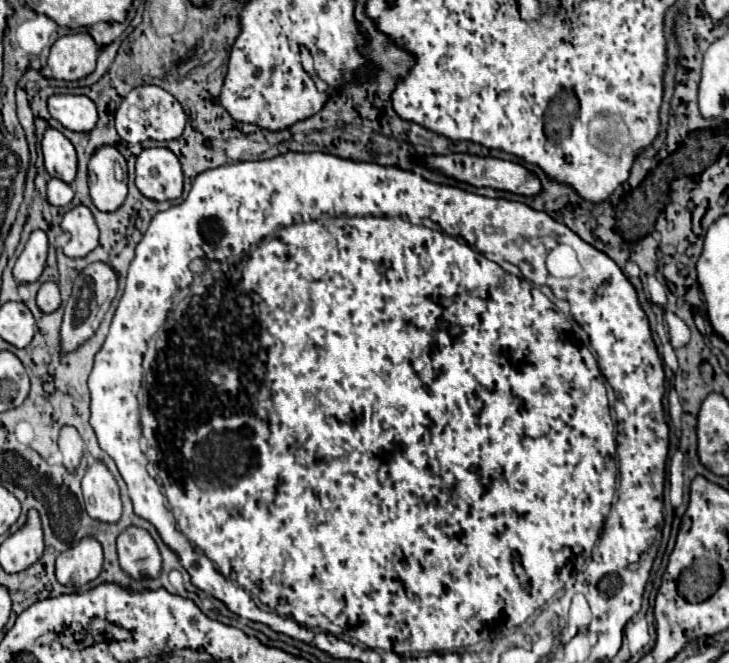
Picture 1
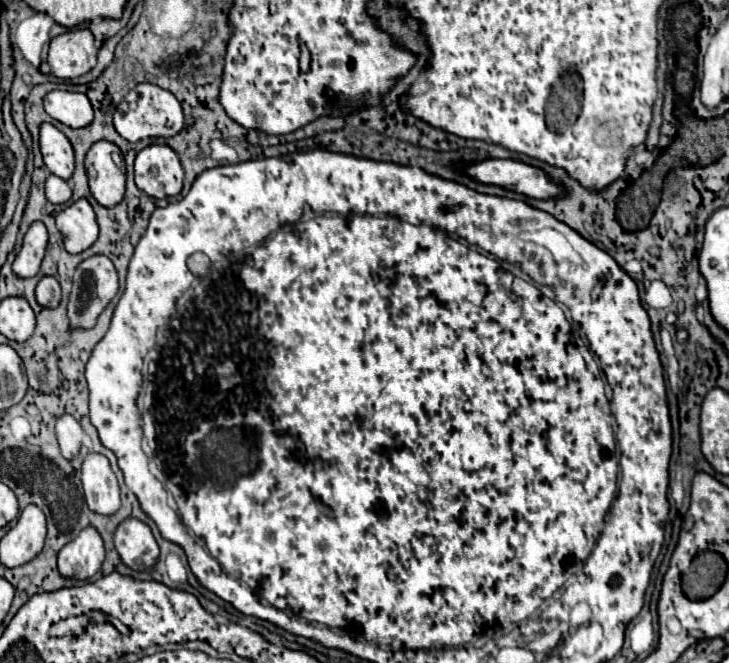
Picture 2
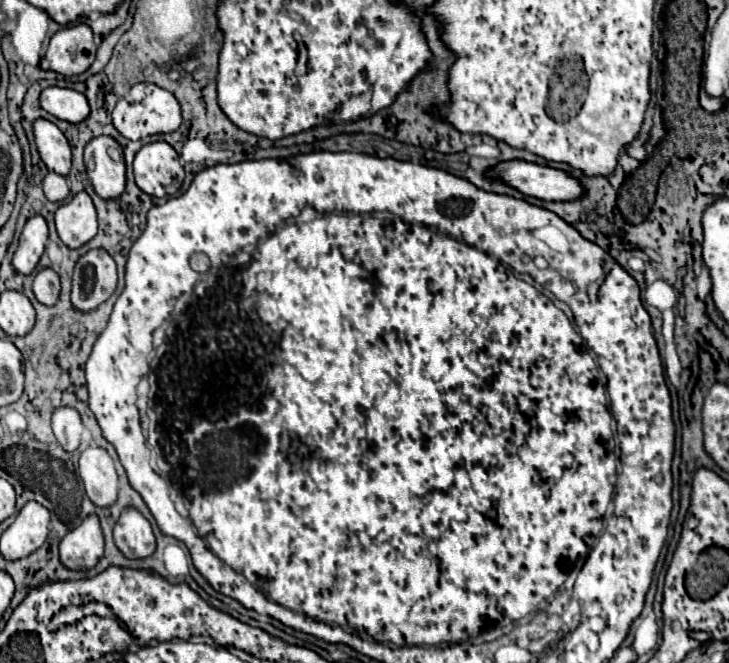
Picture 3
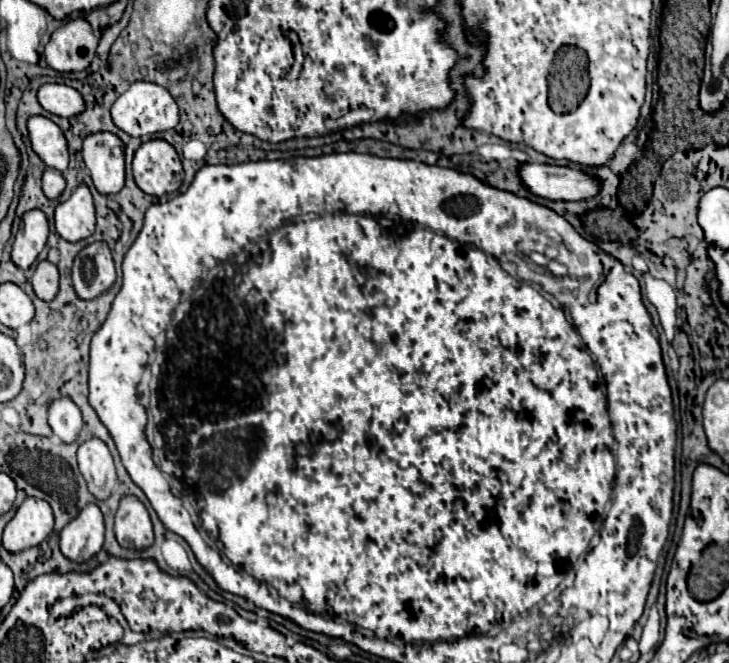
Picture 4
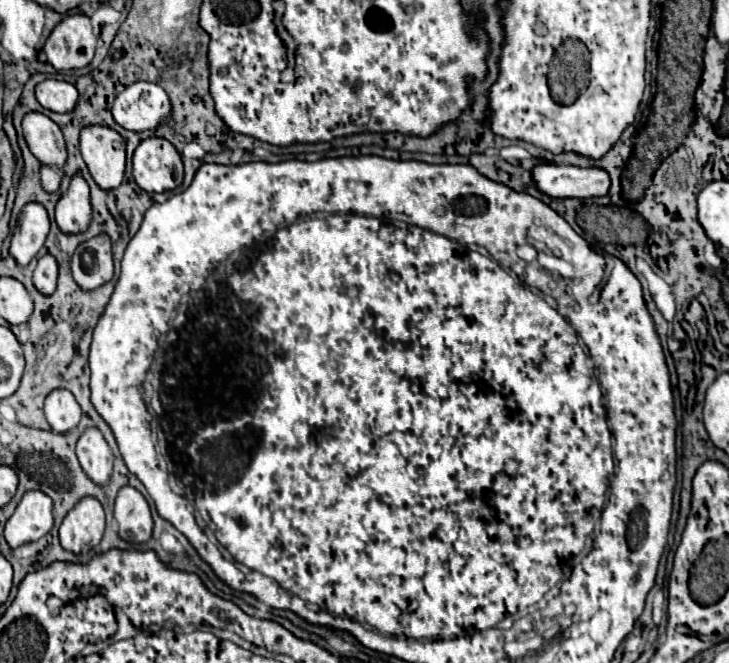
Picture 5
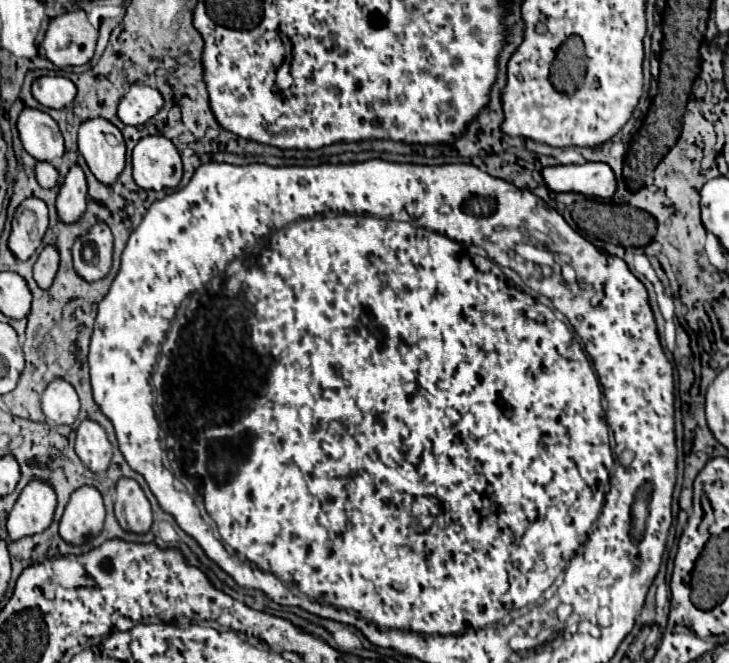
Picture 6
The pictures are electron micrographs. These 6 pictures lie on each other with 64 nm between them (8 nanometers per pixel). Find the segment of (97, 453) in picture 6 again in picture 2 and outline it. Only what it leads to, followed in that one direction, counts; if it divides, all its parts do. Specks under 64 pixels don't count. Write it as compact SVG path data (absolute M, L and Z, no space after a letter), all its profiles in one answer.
M88 454L82 464L84 498L92 512L112 516L120 508L120 488L106 456Z

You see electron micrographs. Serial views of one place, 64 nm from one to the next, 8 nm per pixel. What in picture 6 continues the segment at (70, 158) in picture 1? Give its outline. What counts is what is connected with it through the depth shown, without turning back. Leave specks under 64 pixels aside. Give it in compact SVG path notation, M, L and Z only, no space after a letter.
M24 108L18 118L24 150L40 162L56 162L64 156L64 140L58 124L42 110Z

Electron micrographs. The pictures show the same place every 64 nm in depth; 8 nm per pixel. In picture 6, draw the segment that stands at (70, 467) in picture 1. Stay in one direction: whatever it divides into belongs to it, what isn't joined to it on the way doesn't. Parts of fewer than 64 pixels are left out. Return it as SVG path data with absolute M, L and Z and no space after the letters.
M54 380L42 396L42 412L52 424L74 424L80 412L80 402L74 388L64 380Z

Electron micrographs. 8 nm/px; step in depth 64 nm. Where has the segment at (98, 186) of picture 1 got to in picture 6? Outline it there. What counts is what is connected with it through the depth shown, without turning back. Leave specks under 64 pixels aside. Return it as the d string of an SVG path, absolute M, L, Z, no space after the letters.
M100 118L86 120L78 130L78 148L90 172L102 184L118 182L126 162L126 144L114 124Z

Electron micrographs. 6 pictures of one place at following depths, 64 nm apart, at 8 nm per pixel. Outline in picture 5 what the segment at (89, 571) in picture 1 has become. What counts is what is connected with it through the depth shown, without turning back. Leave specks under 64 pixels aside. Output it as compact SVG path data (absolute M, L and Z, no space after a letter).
M88 496L64 518L60 526L60 544L72 554L86 554L100 544L104 534L102 504Z

